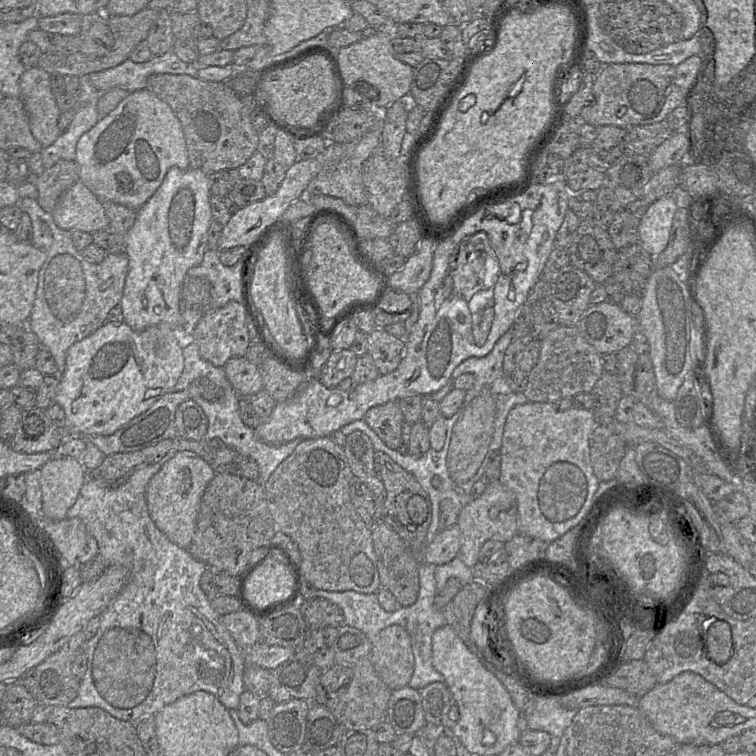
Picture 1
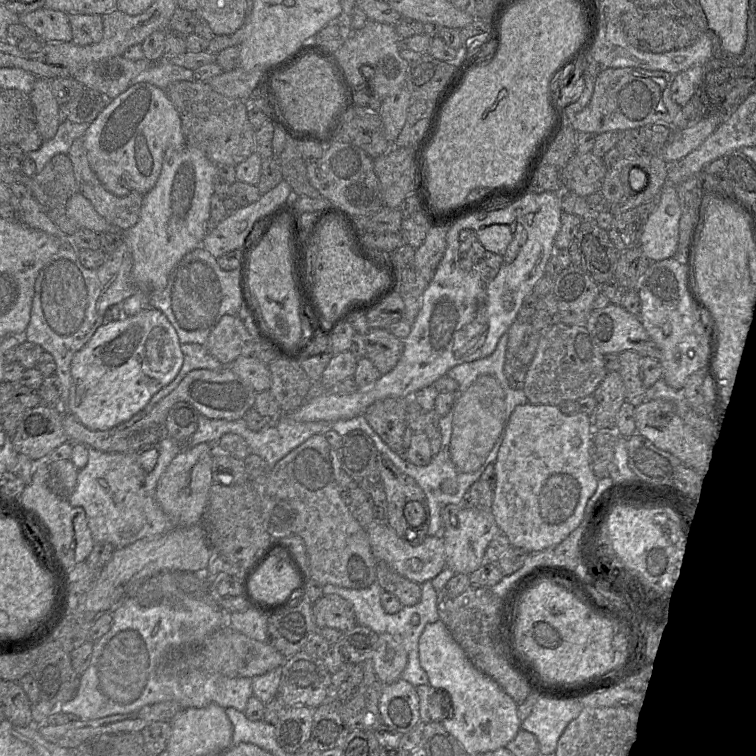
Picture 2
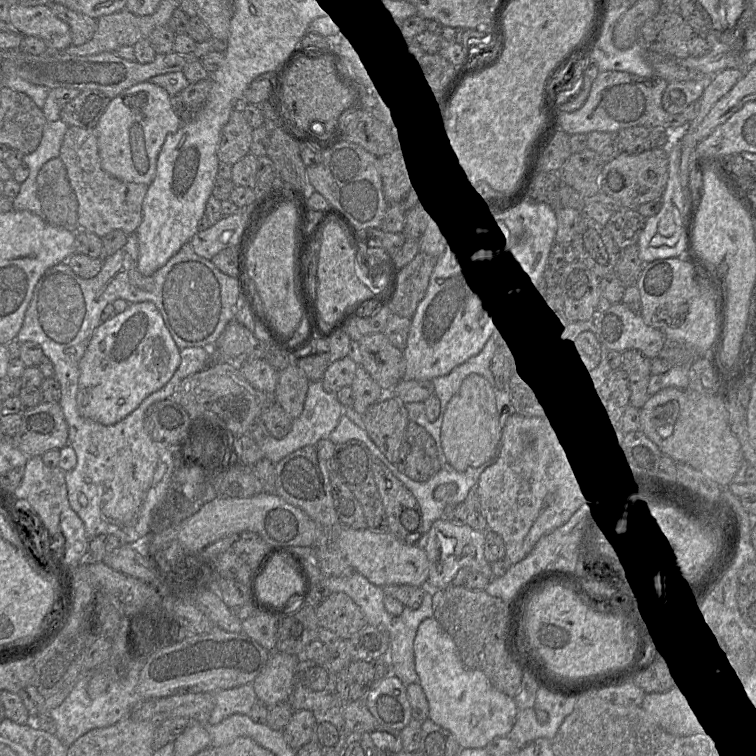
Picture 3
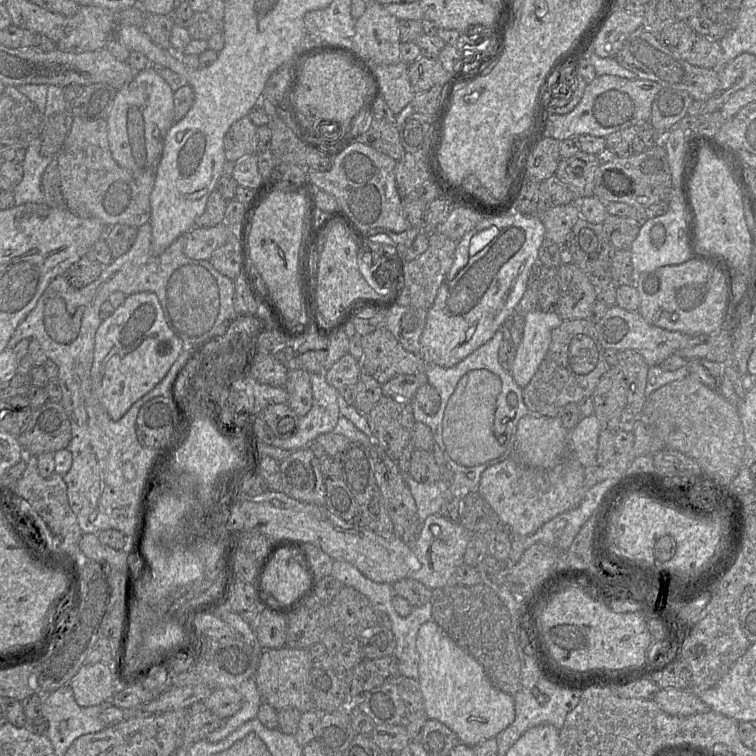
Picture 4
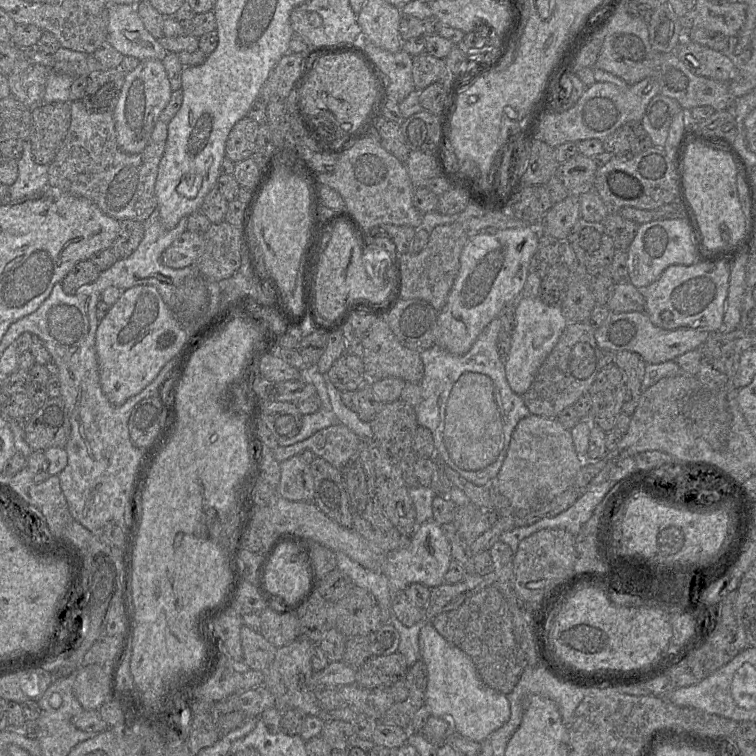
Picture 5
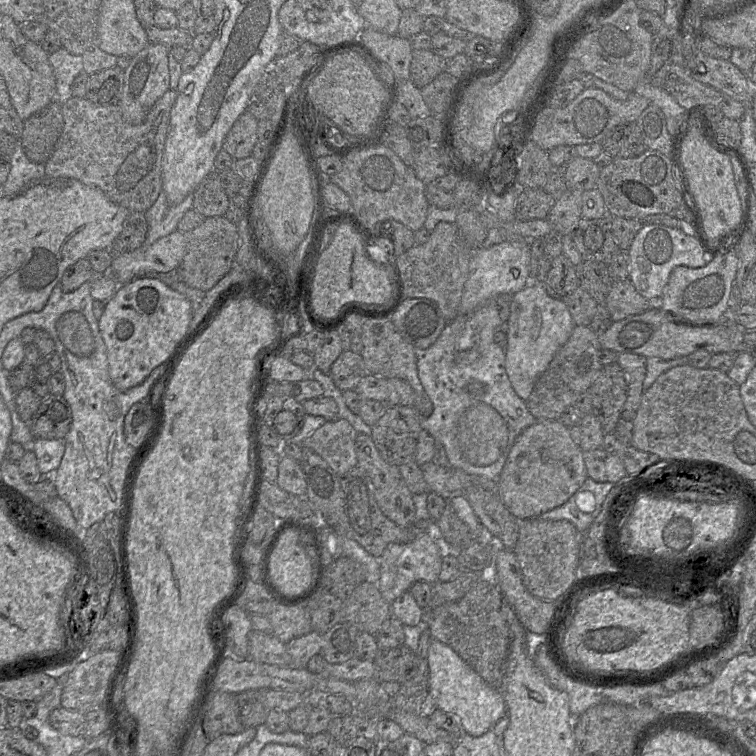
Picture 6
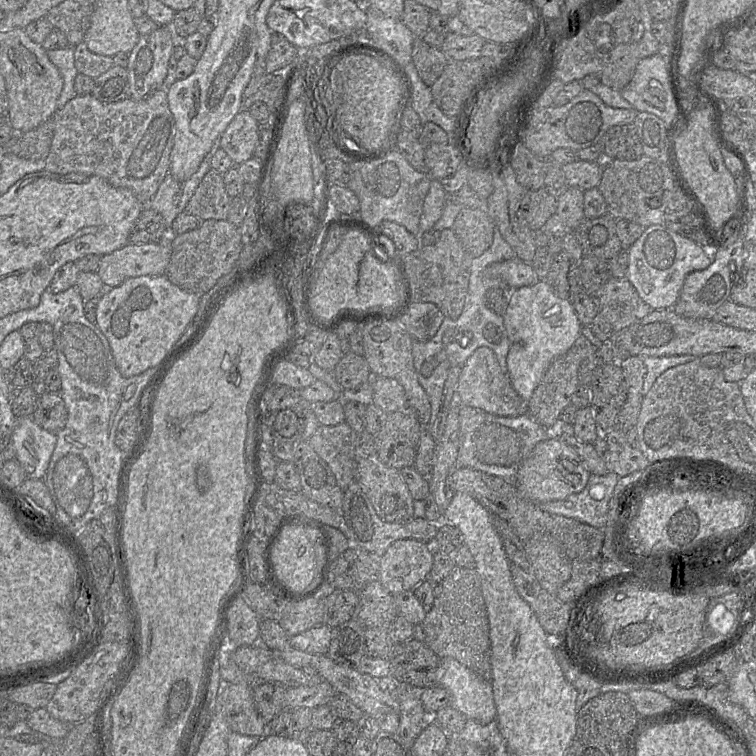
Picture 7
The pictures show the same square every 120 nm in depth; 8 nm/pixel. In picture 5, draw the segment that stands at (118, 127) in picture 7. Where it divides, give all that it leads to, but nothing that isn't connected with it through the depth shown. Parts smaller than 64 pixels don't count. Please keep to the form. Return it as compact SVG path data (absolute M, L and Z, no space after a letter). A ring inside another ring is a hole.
M182 89L172 91L146 147L138 154L128 154L119 148L113 112L93 113L81 101L70 101L71 123L57 155L49 165L48 184L90 200L102 212L118 221L144 222L157 207L155 182L158 166L164 154L168 125L179 111L182 101Z

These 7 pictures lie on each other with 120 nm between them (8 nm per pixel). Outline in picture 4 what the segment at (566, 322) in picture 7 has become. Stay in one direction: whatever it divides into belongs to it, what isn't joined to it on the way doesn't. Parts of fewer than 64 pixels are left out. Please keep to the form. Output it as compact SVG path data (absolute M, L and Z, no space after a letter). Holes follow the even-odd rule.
M535 309L524 316L522 338L516 347L515 359L509 371L521 388L529 383L537 371L549 348L552 331L562 321L556 311Z

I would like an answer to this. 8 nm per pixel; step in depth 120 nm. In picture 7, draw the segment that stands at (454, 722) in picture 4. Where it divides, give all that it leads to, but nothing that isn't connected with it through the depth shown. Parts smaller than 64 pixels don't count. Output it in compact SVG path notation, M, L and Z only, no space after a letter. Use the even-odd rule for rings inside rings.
M452 658L440 659L440 678L438 685L444 687L451 696L451 706L480 724L488 724L496 719L496 706L490 680L479 676L457 660Z

